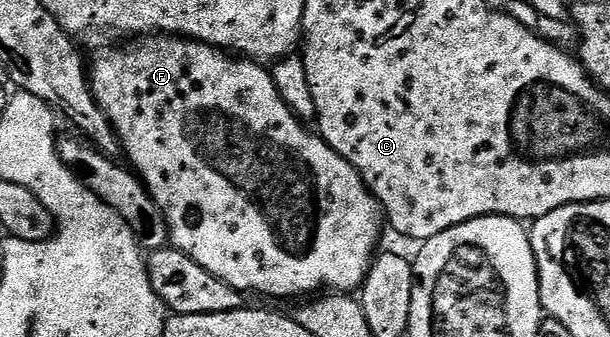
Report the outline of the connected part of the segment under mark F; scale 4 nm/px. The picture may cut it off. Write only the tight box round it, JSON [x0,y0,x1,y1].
[89,35,385,297]

